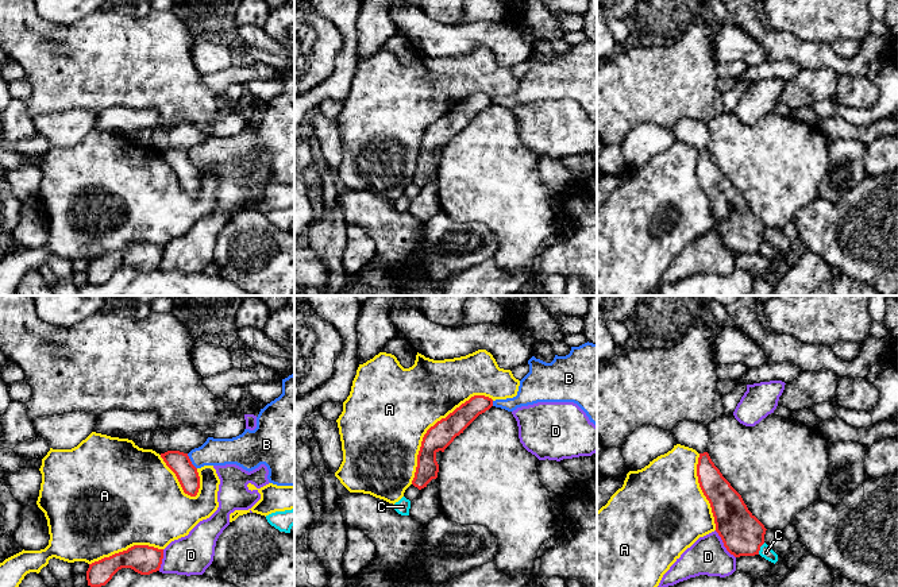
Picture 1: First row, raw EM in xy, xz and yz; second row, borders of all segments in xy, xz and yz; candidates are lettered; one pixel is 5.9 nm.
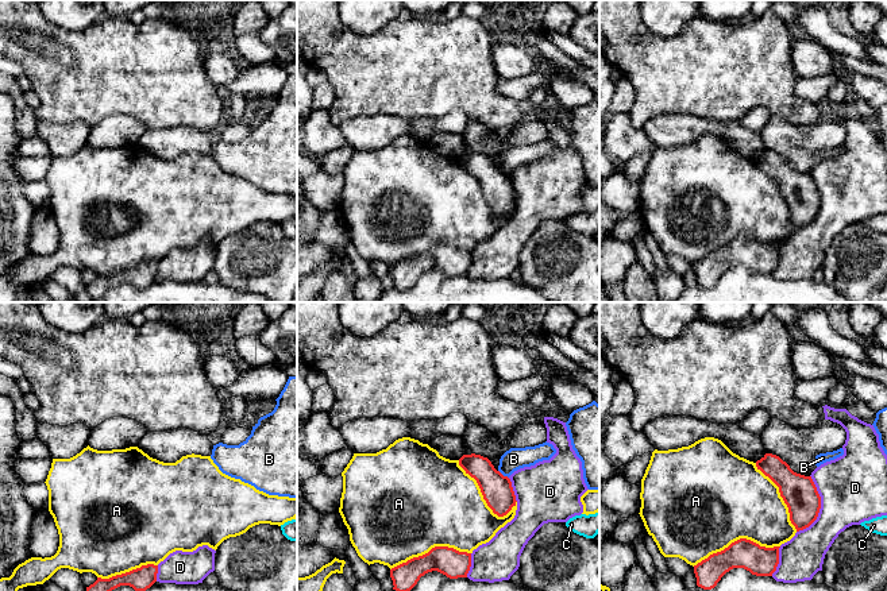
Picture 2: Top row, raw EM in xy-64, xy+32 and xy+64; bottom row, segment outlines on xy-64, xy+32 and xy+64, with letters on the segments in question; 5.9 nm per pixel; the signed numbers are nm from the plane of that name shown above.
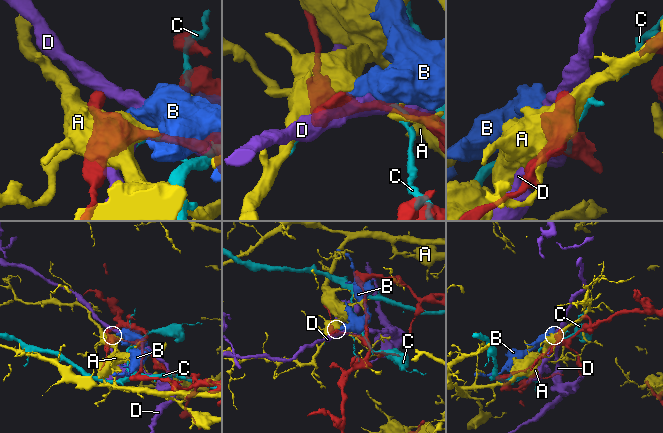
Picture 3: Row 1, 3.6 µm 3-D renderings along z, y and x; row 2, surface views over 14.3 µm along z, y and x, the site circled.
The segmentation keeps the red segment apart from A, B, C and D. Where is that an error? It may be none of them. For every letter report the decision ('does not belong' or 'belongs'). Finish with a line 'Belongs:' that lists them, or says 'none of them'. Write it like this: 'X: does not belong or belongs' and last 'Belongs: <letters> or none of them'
A: does not belong
B: does not belong
C: does not belong
D: does not belong
Belongs: none of them

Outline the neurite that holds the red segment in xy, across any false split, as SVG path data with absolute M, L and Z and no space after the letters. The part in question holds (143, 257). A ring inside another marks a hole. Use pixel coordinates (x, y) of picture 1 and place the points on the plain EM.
M134 243L127 248L89 262L86 269L88 283L105 283L122 266L131 266L140 273L150 273L159 269L162 256L163 247L149 243Z

